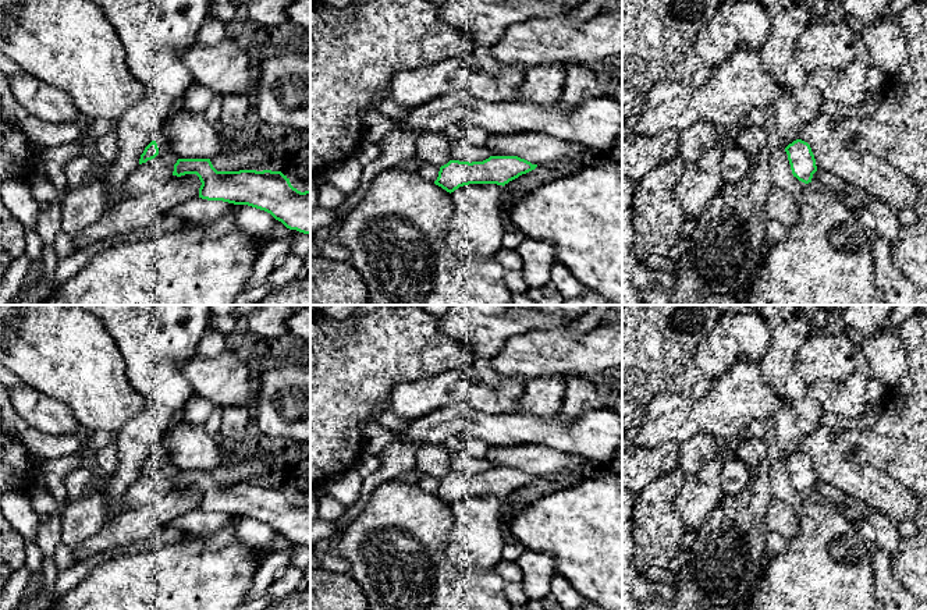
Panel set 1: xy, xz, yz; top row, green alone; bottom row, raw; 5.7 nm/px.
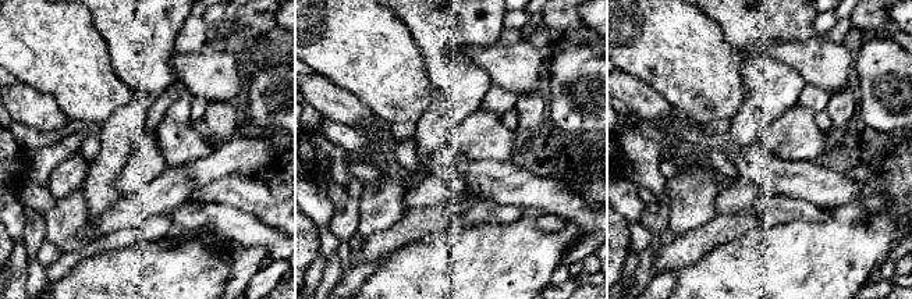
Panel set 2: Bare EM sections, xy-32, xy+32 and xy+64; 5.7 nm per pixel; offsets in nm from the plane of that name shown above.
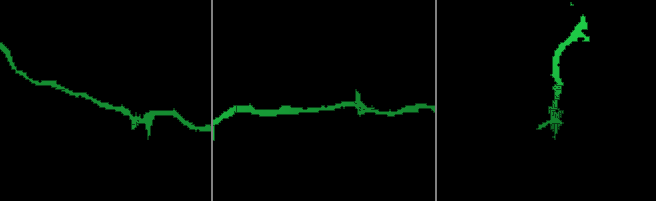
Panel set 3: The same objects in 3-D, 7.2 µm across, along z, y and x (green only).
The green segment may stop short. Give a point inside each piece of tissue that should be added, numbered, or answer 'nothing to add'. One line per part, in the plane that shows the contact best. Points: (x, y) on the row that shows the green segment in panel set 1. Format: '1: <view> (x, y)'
nothing to add

